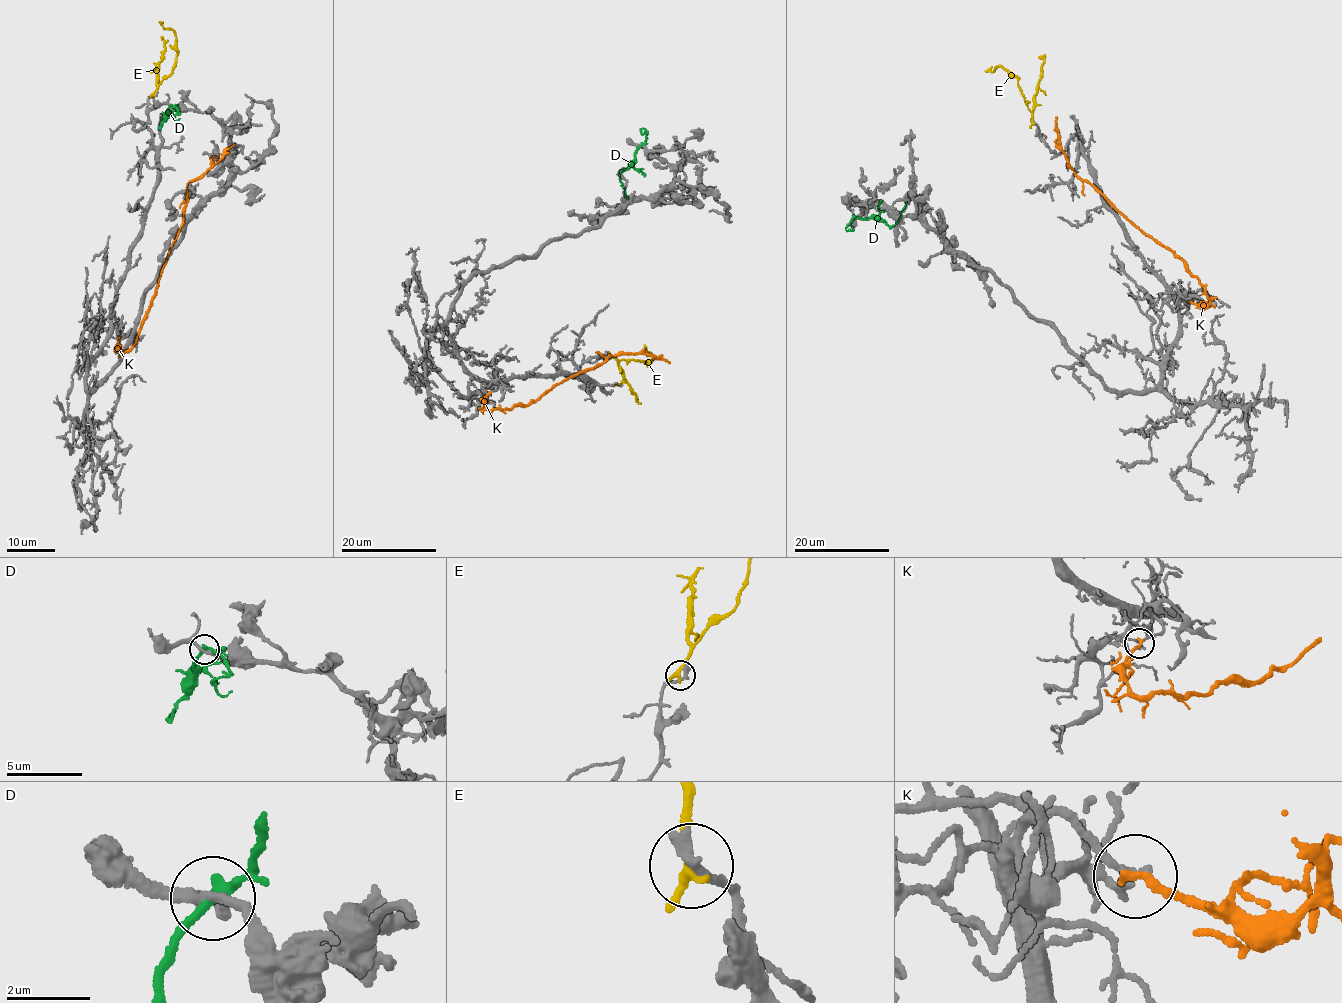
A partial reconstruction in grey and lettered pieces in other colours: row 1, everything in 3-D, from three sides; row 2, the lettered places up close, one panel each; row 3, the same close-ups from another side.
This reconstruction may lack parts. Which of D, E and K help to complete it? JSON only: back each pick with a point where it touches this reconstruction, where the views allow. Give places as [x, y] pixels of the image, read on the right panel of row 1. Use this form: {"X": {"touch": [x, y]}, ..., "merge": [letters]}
{"K": {"touch": [1189, 301]}, "merge": ["K"]}

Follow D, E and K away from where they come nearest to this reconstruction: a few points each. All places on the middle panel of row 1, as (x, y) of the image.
D: (641, 145), (633, 162), (621, 172), (621, 181), (627, 199)
E: (612, 356), (648, 364), (654, 358), (644, 345)
K: (490, 392), (485, 404), (490, 410), (502, 411), (538, 399), (606, 357), (637, 352), (670, 363)

